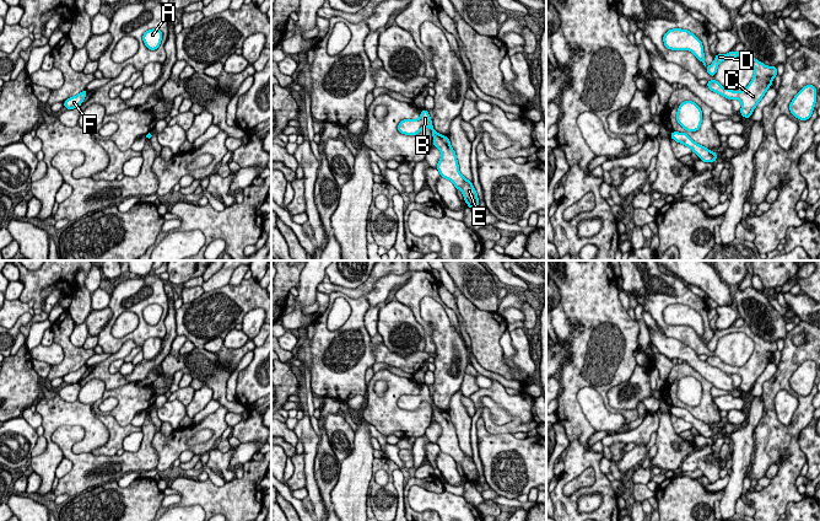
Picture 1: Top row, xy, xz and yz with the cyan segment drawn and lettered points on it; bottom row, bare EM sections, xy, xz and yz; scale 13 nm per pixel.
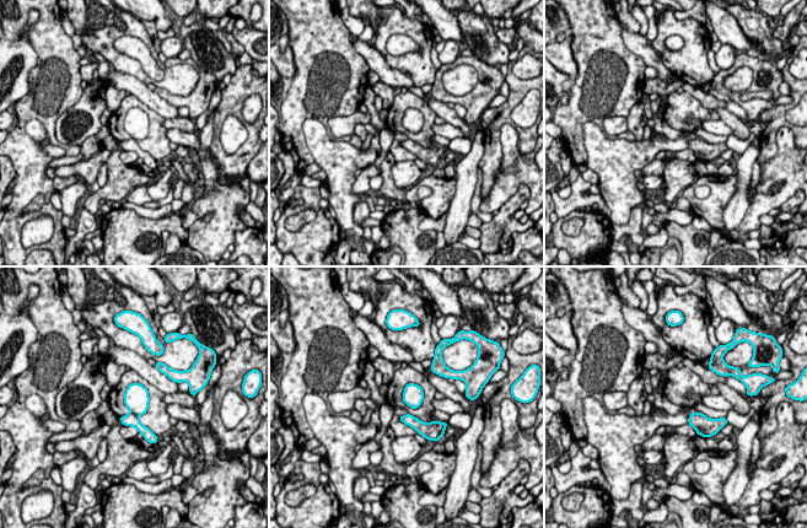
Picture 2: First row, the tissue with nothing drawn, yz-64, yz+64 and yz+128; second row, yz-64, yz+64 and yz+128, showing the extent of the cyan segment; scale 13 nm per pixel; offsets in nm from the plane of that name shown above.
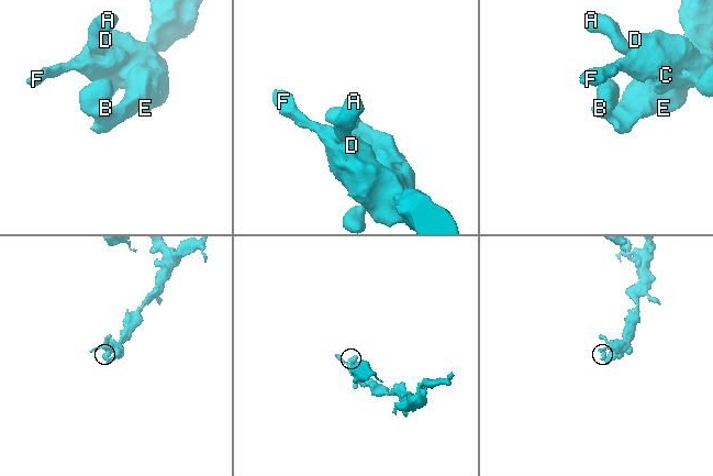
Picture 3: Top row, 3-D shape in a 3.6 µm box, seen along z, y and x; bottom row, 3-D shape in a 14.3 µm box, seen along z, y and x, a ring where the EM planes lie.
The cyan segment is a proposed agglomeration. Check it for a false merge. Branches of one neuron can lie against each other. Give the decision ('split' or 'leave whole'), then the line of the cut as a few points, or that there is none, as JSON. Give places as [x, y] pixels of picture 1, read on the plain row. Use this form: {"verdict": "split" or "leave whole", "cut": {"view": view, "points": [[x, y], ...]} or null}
{"verdict": "leave whole", "cut": null}

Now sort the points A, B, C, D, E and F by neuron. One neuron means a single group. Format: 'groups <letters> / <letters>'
groups A B C D E F

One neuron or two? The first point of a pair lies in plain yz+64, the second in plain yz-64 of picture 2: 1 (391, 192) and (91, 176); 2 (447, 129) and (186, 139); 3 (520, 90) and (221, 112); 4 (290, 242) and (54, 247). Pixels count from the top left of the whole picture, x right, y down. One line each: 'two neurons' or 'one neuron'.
1: two neurons
2: one neuron
3: one neuron
4: one neuron

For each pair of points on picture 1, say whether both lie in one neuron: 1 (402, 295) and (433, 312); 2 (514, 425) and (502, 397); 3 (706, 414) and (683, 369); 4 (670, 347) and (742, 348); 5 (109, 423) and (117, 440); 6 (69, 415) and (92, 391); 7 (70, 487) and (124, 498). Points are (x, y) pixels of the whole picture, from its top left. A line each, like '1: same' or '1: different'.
1: different
2: same
3: same
4: different
5: same
6: different
7: different

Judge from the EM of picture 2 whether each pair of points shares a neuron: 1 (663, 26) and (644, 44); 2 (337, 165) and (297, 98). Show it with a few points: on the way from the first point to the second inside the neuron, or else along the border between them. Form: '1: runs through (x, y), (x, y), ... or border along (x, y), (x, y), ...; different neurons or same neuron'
1: border along (650, 42), (656, 50); different neurons
2: border along (302, 122), (317, 119), (324, 127), (331, 139); different neurons

